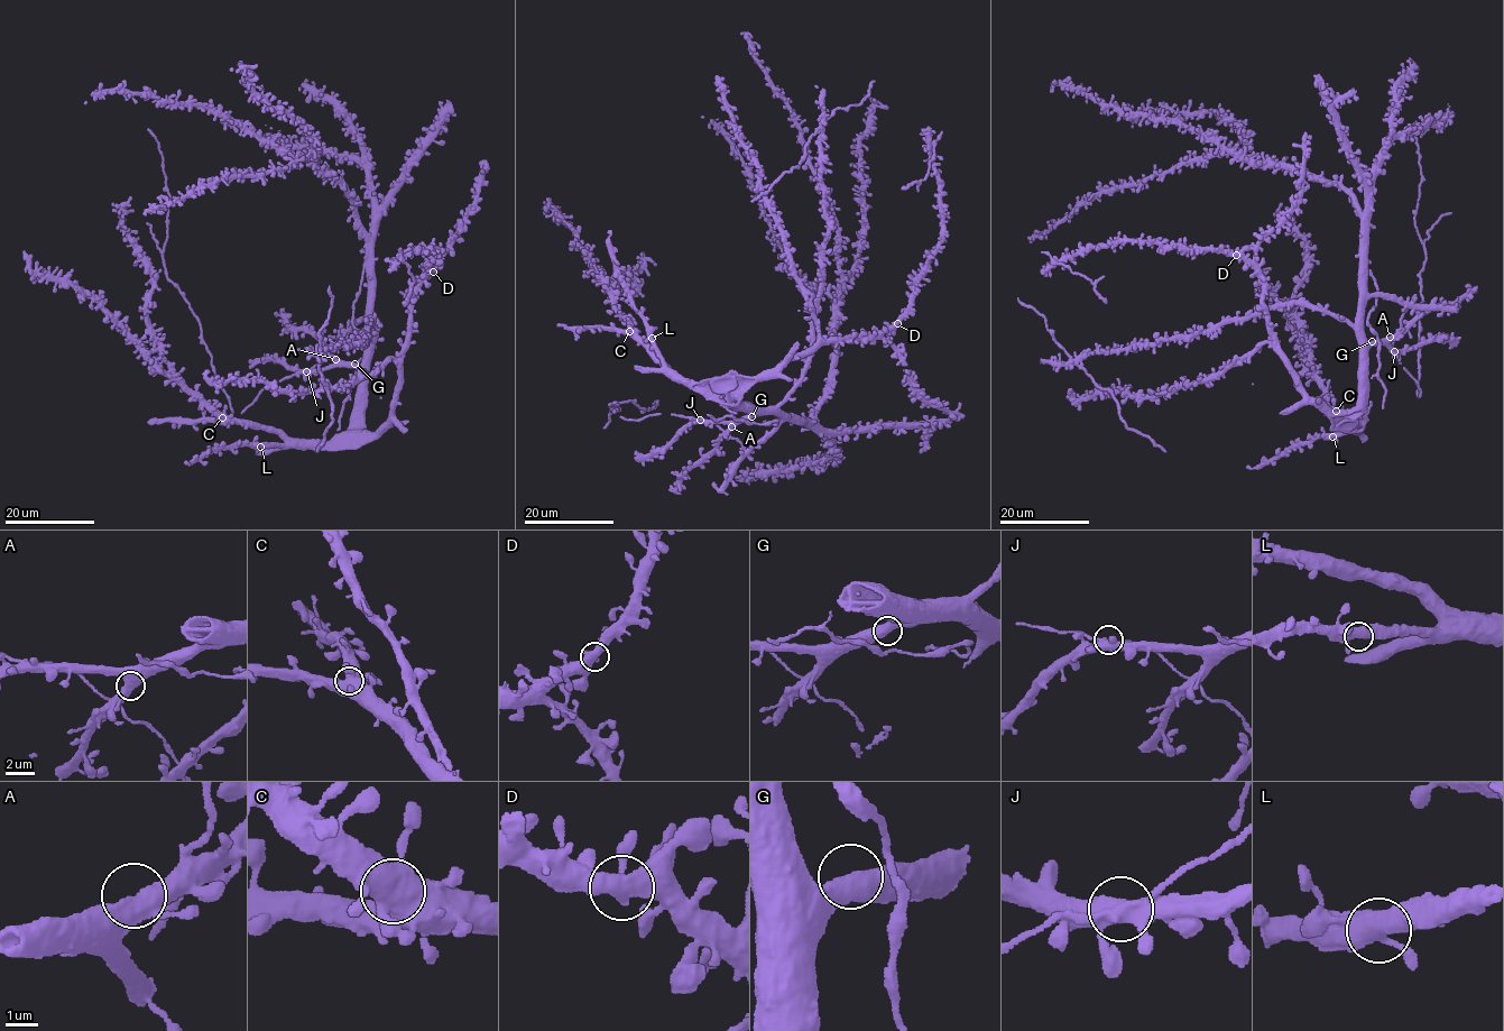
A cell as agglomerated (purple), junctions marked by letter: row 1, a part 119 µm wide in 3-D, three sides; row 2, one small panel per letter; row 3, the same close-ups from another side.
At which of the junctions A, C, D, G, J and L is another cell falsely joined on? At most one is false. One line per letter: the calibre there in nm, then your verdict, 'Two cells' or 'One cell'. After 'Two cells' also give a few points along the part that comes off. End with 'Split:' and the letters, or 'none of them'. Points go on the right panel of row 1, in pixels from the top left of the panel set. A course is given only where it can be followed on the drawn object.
A: Thickness 460 nm. One cell
C: Thickness 480 nm. One cell
D: Thickness 420 nm. One cell
G: Thickness 440 nm. One cell
J: Thickness 440 nm. One cell
L: Thickness 440 nm. One cell
Split: none of them

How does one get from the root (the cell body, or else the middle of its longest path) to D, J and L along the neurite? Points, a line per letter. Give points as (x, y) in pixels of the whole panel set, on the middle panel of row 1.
D: (766, 411), (738, 402), (743, 392), (757, 380), (820, 344), (849, 337), (872, 339), (897, 323)
J: (766, 411), (728, 422), (699, 419)
L: (766, 411), (725, 401), (706, 387), (682, 378), (666, 366), (652, 338)

